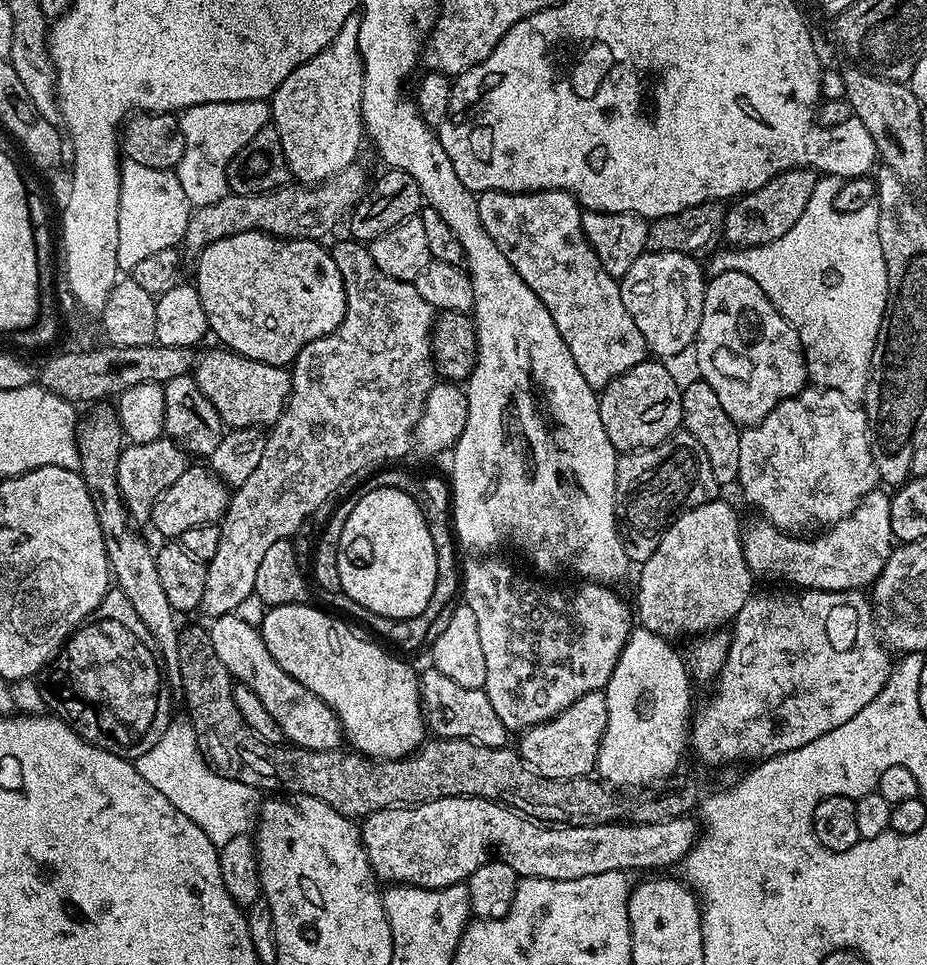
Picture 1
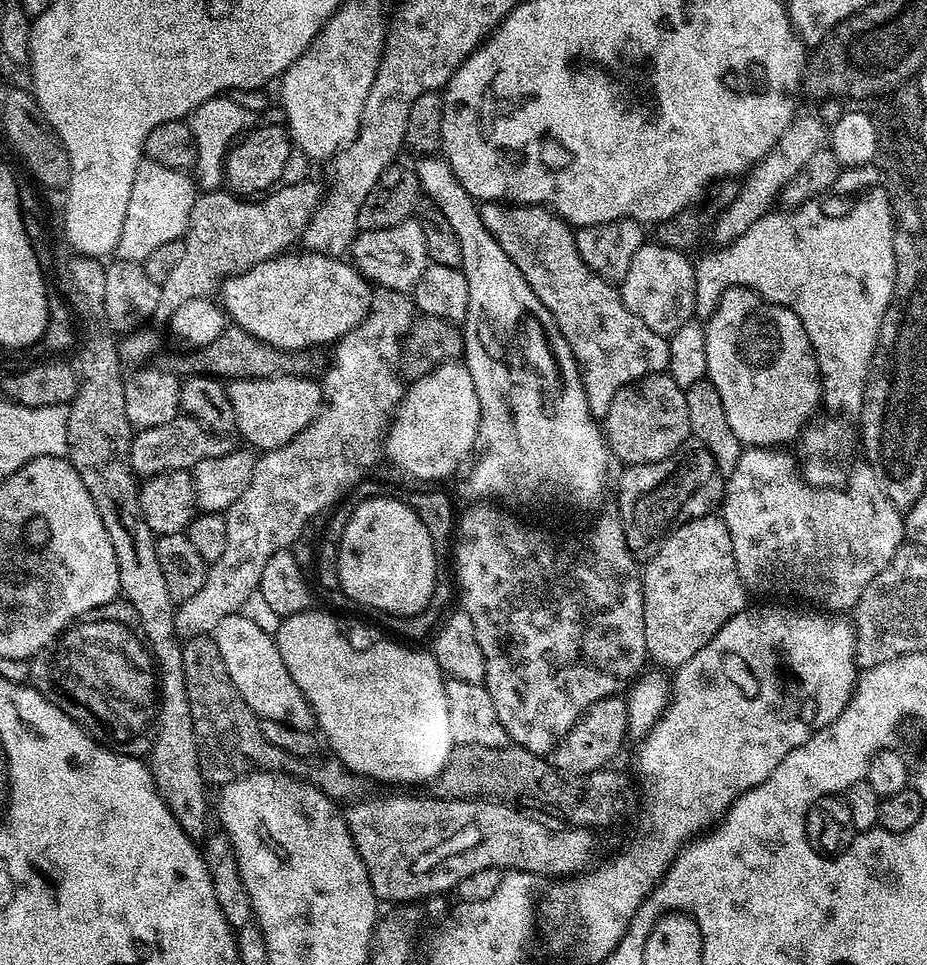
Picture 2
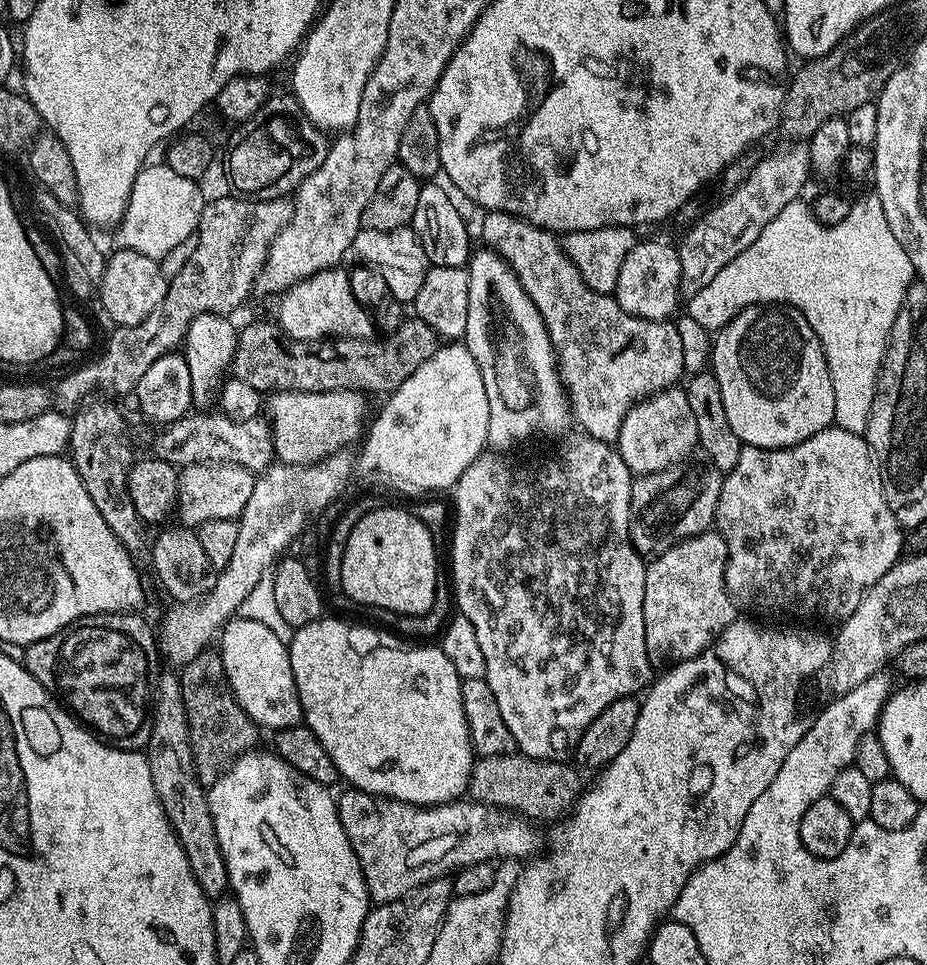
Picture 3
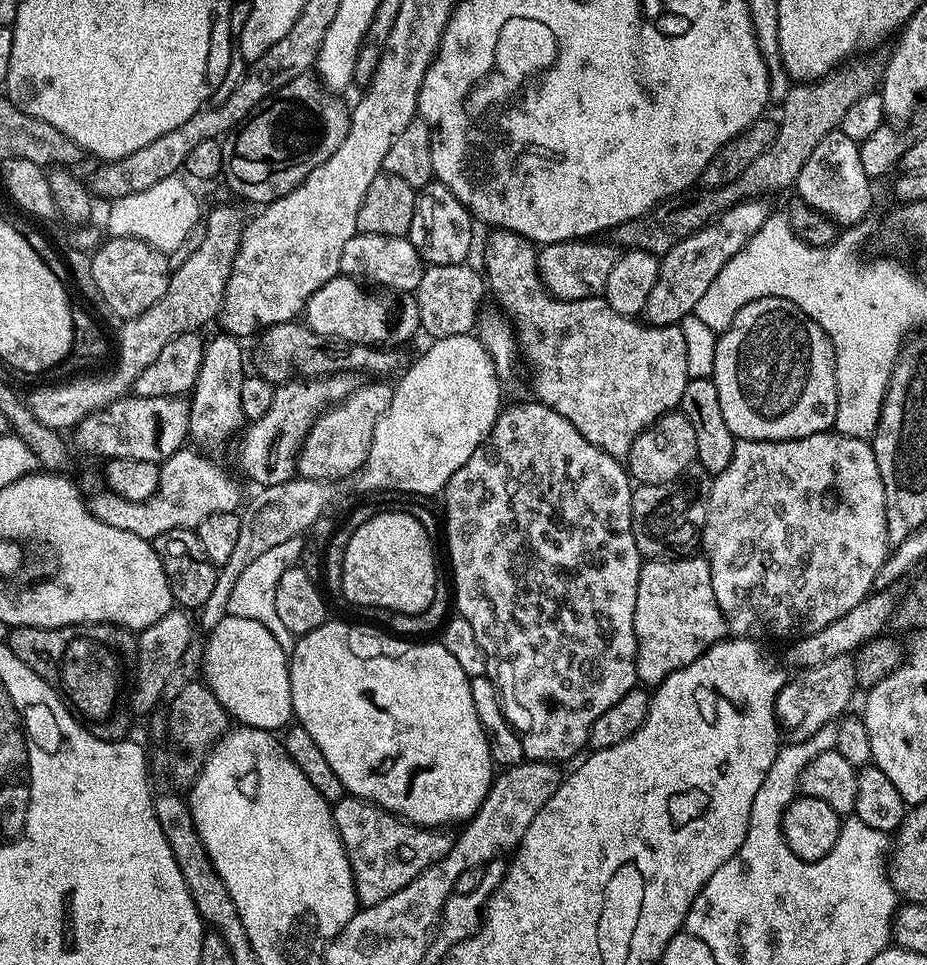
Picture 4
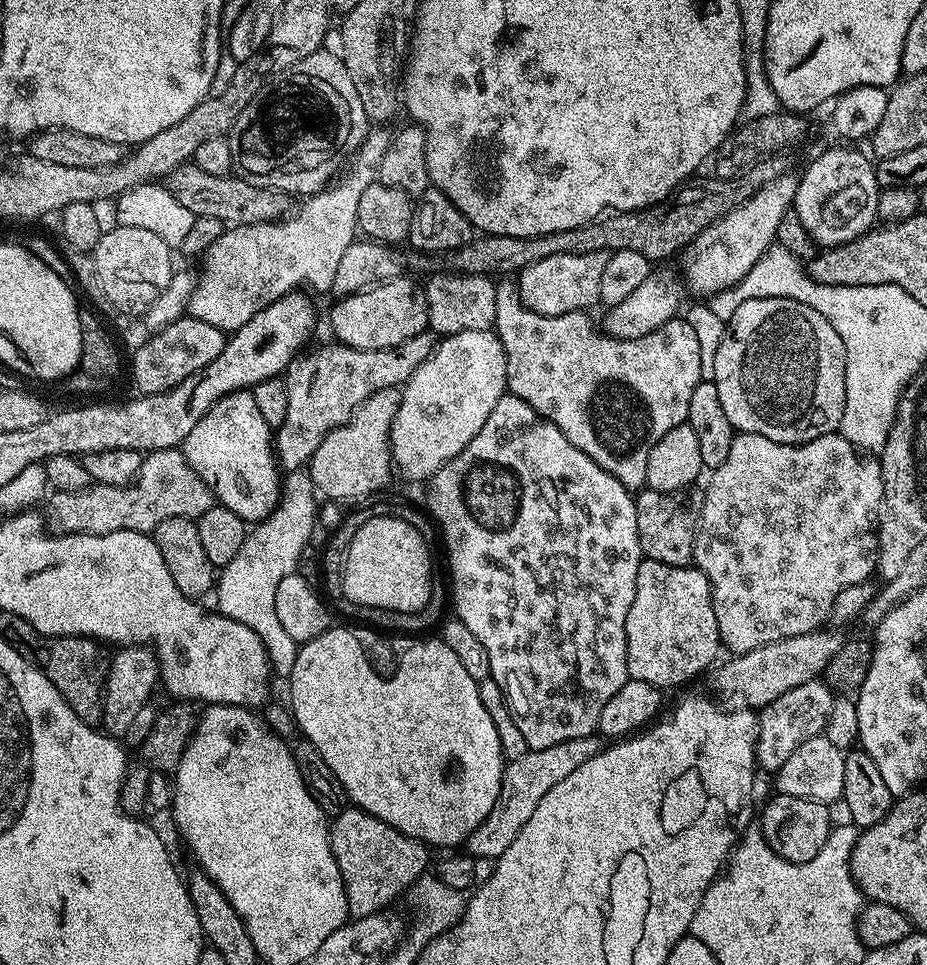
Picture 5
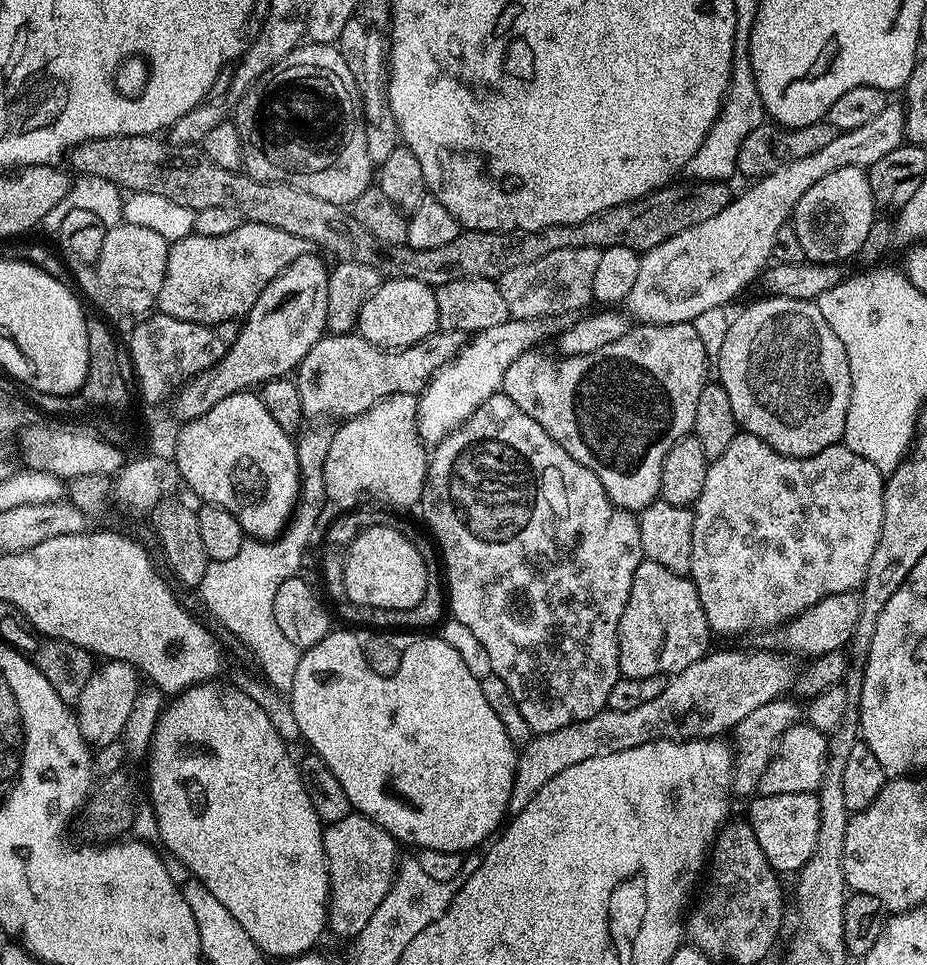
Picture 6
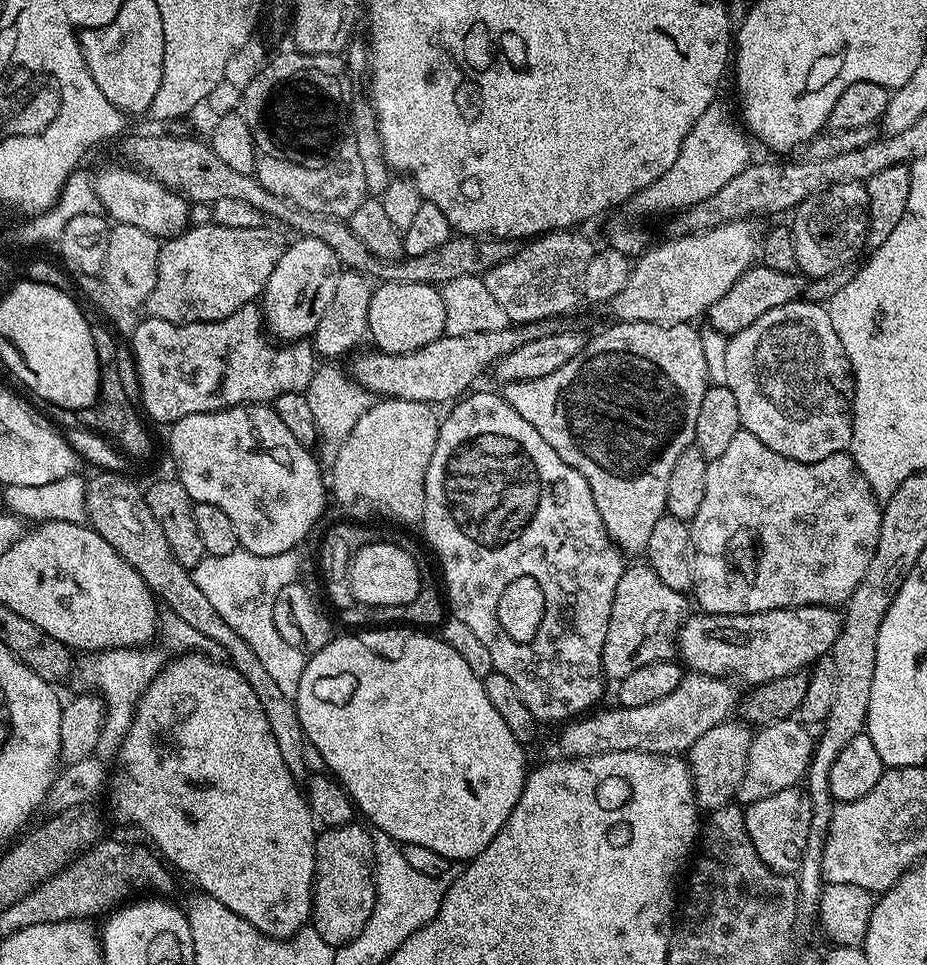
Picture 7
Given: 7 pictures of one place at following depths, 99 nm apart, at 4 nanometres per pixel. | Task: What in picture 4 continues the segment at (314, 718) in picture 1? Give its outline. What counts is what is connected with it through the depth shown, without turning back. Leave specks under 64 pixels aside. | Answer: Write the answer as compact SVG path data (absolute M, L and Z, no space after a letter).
M229 614L222 618L222 622L218 622L218 626L211 628L206 641L202 680L216 695L218 702L222 702L229 717L237 725L245 728L261 728L270 733L275 733L276 728L287 729L293 719L292 691L288 673L290 656L282 650L282 646L278 646L274 634L270 634L270 630L262 626L262 622L254 622L254 618L238 618Z

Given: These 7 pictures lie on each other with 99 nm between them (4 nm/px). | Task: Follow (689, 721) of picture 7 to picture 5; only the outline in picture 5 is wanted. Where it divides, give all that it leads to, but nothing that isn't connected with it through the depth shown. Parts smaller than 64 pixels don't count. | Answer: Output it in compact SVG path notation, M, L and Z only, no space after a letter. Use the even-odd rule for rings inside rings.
M817 630L810 634L798 634L794 638L782 638L778 642L758 646L741 656L733 655L728 658L732 660L726 661L724 665L721 663L715 669L715 695L725 696L720 697L725 701L733 700L733 705L759 710L774 702L774 698L782 698L786 690L794 690L794 686L802 686L802 682L823 677L830 658L838 654L842 643L842 636L828 631ZM599 735L583 736L582 738L570 738L570 742L558 742L558 746L546 746L546 750L529 750L522 754L522 758L514 758L504 765L502 782L498 790L498 802L486 814L484 821L470 834L466 841L467 855L475 858L490 858L497 860L498 857L518 838L518 830L526 826L530 814L538 810L538 802L548 791L558 786L562 778L567 778L573 770L578 770L582 762L590 762L594 754L598 754L602 747L602 740Z

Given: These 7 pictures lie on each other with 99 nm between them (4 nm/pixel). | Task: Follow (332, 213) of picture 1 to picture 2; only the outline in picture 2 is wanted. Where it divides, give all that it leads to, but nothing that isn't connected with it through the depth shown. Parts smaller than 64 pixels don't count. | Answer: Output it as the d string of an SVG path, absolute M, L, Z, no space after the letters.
M312 178L259 198L241 198L228 190L201 191L190 210L188 230L182 237L186 254L182 254L178 266L174 266L170 278L159 285L155 323L167 325L174 310L190 302L190 298L211 297L225 278L236 276L272 256L287 253L291 249L288 247L303 237L321 199L321 185L319 188Z

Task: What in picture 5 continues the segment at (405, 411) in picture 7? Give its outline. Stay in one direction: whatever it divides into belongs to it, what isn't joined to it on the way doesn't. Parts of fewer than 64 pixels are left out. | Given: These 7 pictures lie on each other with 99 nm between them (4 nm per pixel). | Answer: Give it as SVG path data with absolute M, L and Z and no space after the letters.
M387 388L386 390L378 390L378 394L370 394L370 398L366 398L366 402L362 402L356 407L356 412L346 421L342 426L338 426L333 432L328 432L326 438L322 438L322 442L318 446L318 450L314 450L312 459L306 465L306 471L312 477L317 493L321 497L329 496L332 500L362 500L358 502L367 501L369 498L375 497L375 492L380 492L392 480L392 472L394 476L394 465L392 463L392 423L398 414L398 406L400 405L400 388Z

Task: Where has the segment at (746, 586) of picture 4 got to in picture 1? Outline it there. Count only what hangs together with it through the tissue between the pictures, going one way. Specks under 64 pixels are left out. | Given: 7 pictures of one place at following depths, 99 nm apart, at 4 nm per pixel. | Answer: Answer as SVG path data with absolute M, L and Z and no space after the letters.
M883 490L866 494L847 520L827 525L809 536L784 532L763 518L756 518L753 524L743 525L740 541L746 554L746 566L750 566L753 577L781 580L784 583L781 585L796 590L864 590L875 584L894 547L890 526L890 496Z

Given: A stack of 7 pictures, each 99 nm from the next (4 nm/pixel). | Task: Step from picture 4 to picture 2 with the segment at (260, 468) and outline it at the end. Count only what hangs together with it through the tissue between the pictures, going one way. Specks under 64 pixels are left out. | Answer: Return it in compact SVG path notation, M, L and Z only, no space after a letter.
M178 415L162 426L139 429L132 437L130 462L137 477L147 478L163 472L187 472L206 458L218 458L230 451L229 437L204 428L202 422Z

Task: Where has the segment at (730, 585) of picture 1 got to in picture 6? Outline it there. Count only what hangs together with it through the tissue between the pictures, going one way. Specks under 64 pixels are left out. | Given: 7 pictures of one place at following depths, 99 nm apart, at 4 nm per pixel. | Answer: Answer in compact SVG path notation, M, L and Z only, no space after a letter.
M641 560L638 570L634 570L630 598L626 598L626 610L622 610L622 622L618 626L621 676L676 676L708 655L708 636L710 629L694 582L688 576L674 574L674 570L666 570L666 566L658 566L658 562Z

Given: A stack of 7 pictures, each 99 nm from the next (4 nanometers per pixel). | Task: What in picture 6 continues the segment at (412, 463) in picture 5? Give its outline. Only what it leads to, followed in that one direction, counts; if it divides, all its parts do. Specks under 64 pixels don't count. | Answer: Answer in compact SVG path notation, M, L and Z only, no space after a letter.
M563 312L557 316L539 316L533 320L509 318L506 322L502 322L502 326L490 326L490 330L475 333L451 362L439 368L432 375L424 391L419 393L420 405L416 425L420 431L420 439L428 446L441 444L454 429L468 421L470 414L474 414L474 410L478 410L478 406L482 406L482 402L486 402L486 398L497 395L503 389L504 375L506 370L510 370L510 362L514 362L522 353L535 349L539 345L536 343L546 339L547 336L557 338L564 331L570 330L581 317L580 312Z

